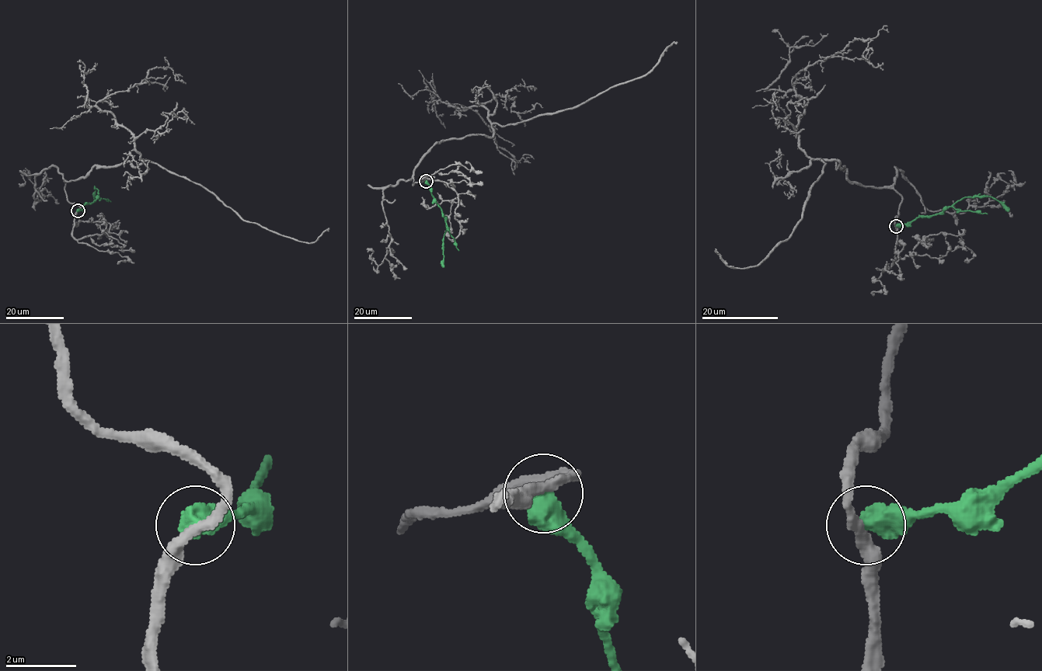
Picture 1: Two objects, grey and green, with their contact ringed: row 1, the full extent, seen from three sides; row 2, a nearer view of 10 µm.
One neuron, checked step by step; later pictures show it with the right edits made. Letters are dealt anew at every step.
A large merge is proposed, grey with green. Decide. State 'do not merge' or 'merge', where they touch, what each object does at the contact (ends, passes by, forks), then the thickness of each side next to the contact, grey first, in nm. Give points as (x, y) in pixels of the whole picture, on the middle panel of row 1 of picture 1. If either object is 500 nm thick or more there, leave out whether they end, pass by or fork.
do not merge; at (426, 181); 300 nm thick on the grey side, 700 nm on the other

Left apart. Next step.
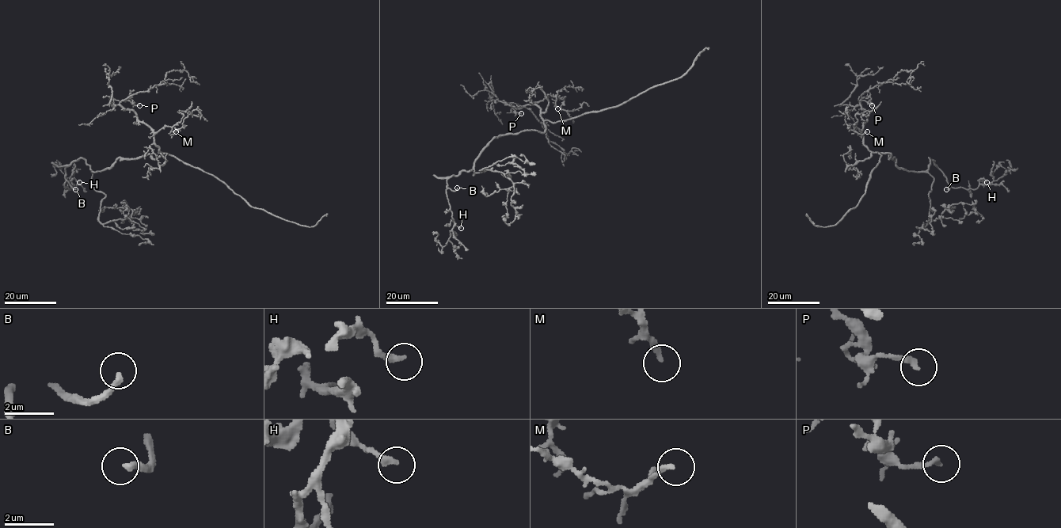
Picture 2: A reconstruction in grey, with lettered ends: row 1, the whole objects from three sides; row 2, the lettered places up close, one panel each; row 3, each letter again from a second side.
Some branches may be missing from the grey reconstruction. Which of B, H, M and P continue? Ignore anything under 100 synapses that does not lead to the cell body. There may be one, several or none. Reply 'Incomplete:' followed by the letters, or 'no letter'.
Incomplete: B

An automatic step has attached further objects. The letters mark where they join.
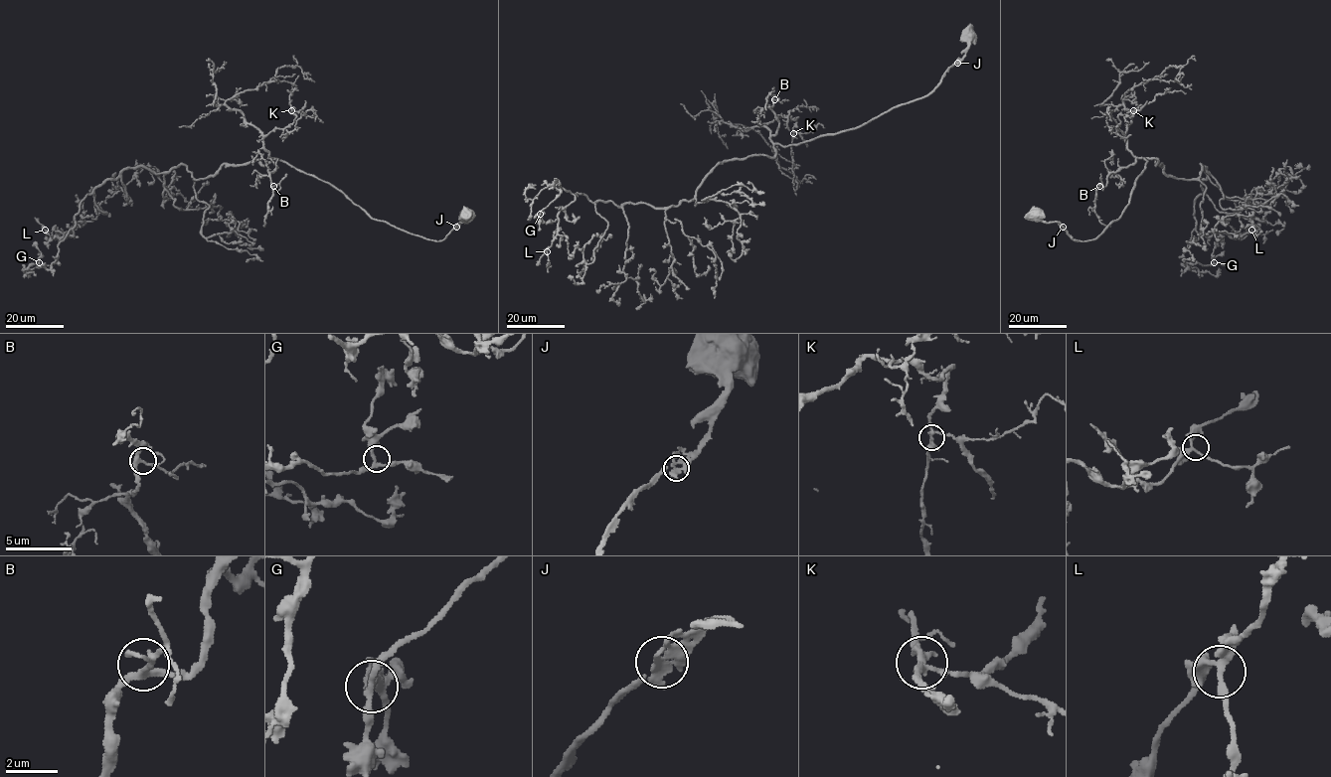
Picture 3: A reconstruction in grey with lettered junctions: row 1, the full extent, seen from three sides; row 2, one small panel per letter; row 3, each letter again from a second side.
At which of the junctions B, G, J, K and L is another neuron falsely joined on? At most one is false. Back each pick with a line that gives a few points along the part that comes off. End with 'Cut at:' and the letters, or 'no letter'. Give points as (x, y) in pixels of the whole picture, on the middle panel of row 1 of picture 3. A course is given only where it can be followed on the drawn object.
Cut at: no letter

